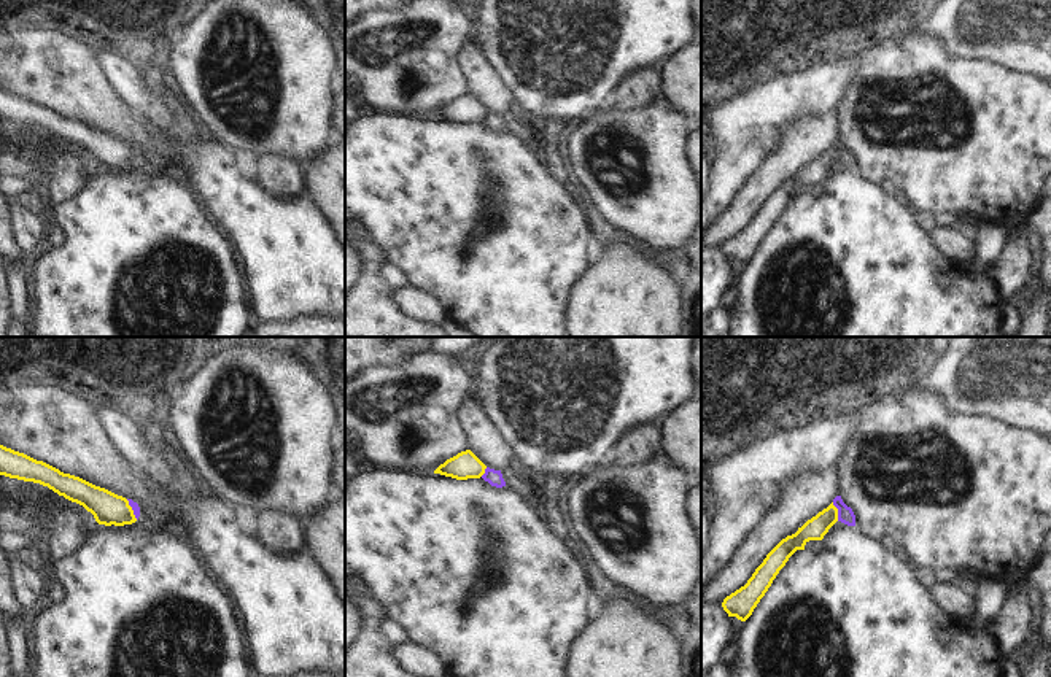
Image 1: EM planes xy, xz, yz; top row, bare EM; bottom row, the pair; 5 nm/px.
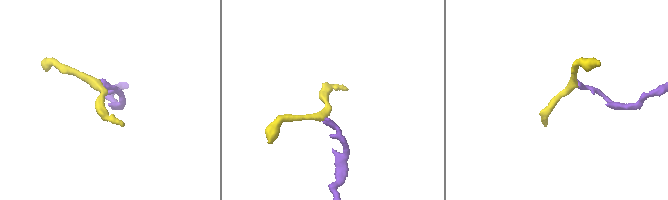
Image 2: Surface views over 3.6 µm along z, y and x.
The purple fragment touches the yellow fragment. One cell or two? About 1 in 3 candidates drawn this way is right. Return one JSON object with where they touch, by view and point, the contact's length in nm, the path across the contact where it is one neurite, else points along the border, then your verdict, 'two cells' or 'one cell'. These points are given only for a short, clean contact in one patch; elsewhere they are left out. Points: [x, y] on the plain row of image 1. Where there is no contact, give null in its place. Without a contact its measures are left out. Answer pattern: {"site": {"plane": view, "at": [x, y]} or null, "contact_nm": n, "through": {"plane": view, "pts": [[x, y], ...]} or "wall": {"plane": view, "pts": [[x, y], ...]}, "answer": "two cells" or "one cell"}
{"site": {"plane": "yz", "at": [838, 156]}, "contact_nm": 100, "wall": {"plane": "yz", "pts": [[832, 147], [838, 164]]}, "answer": "two cells"}

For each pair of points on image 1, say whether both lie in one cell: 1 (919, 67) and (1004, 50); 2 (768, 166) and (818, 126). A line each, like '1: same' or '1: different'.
1: different
2: same

